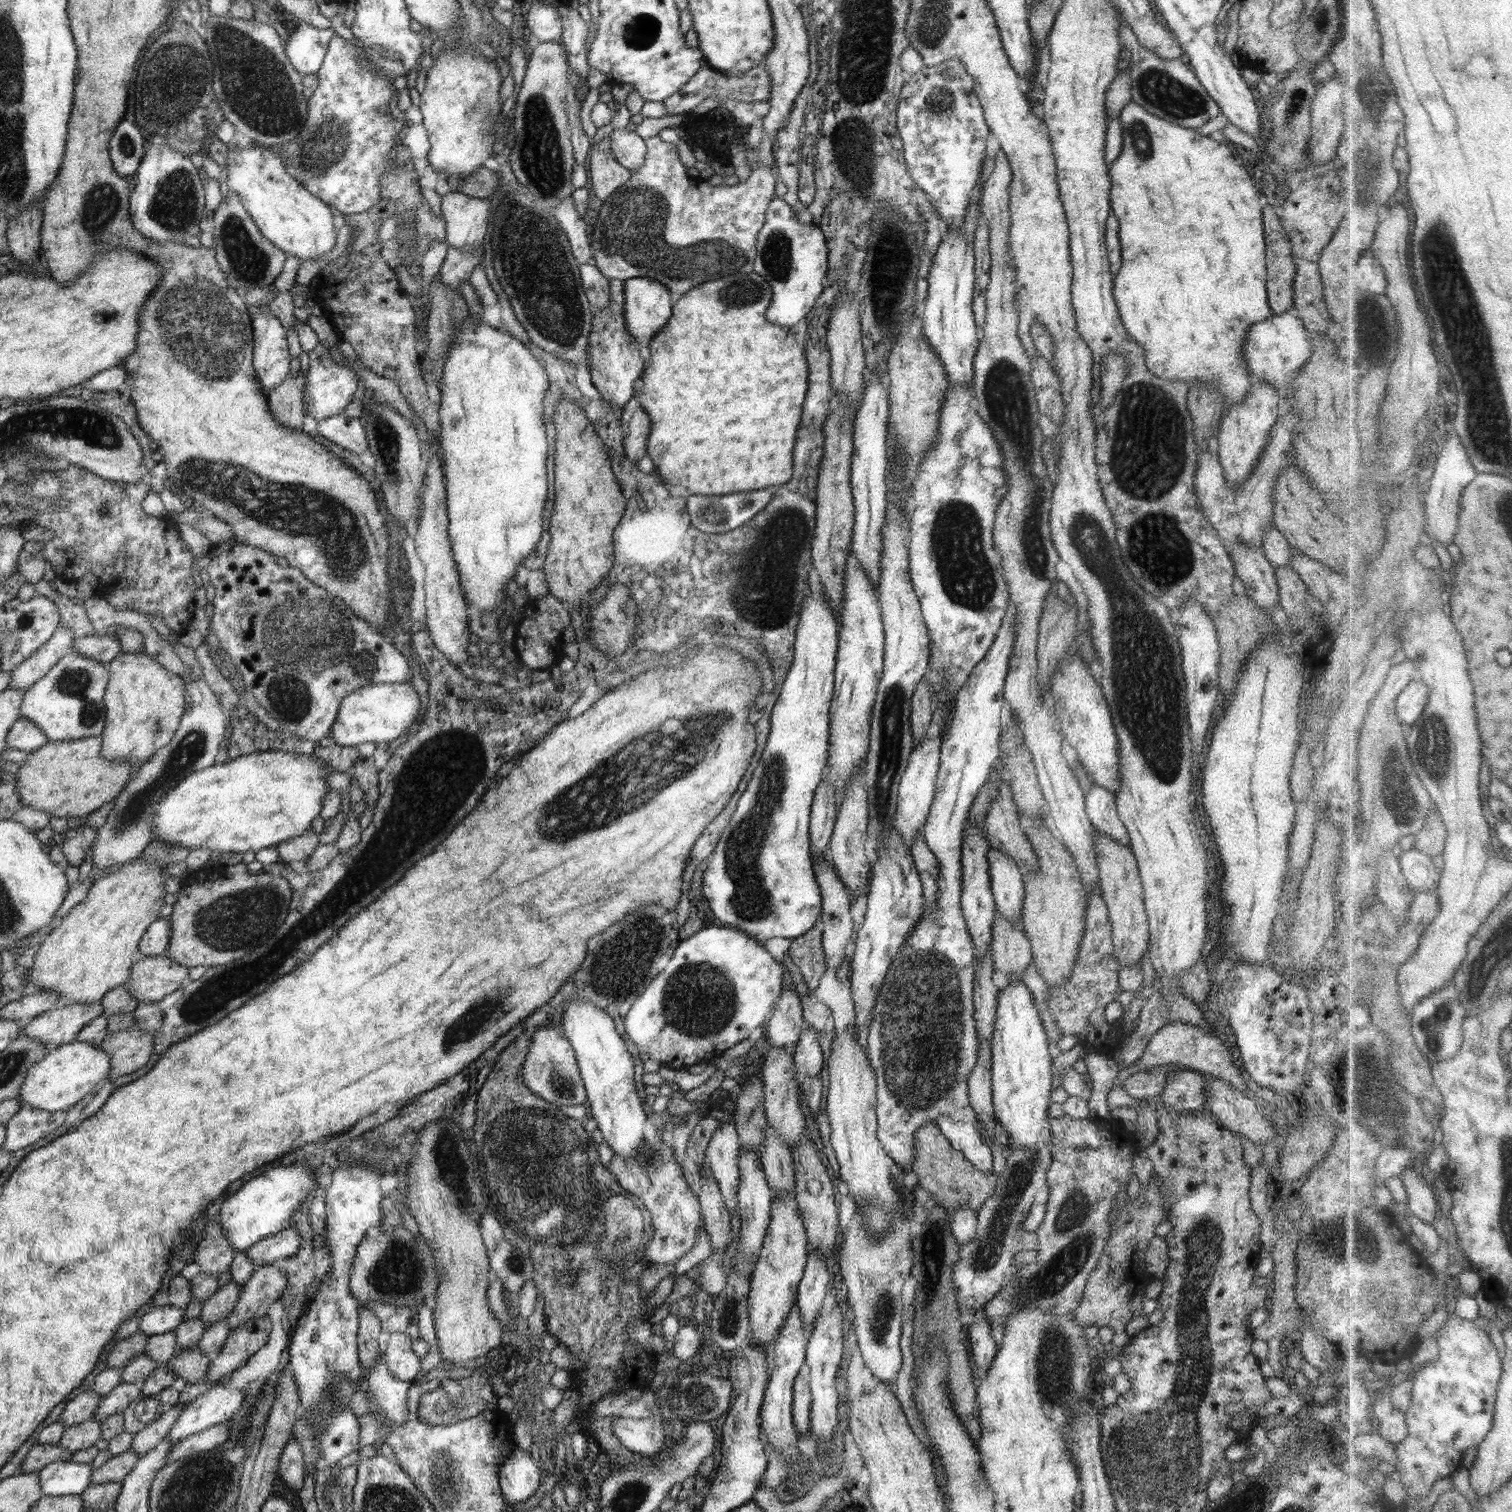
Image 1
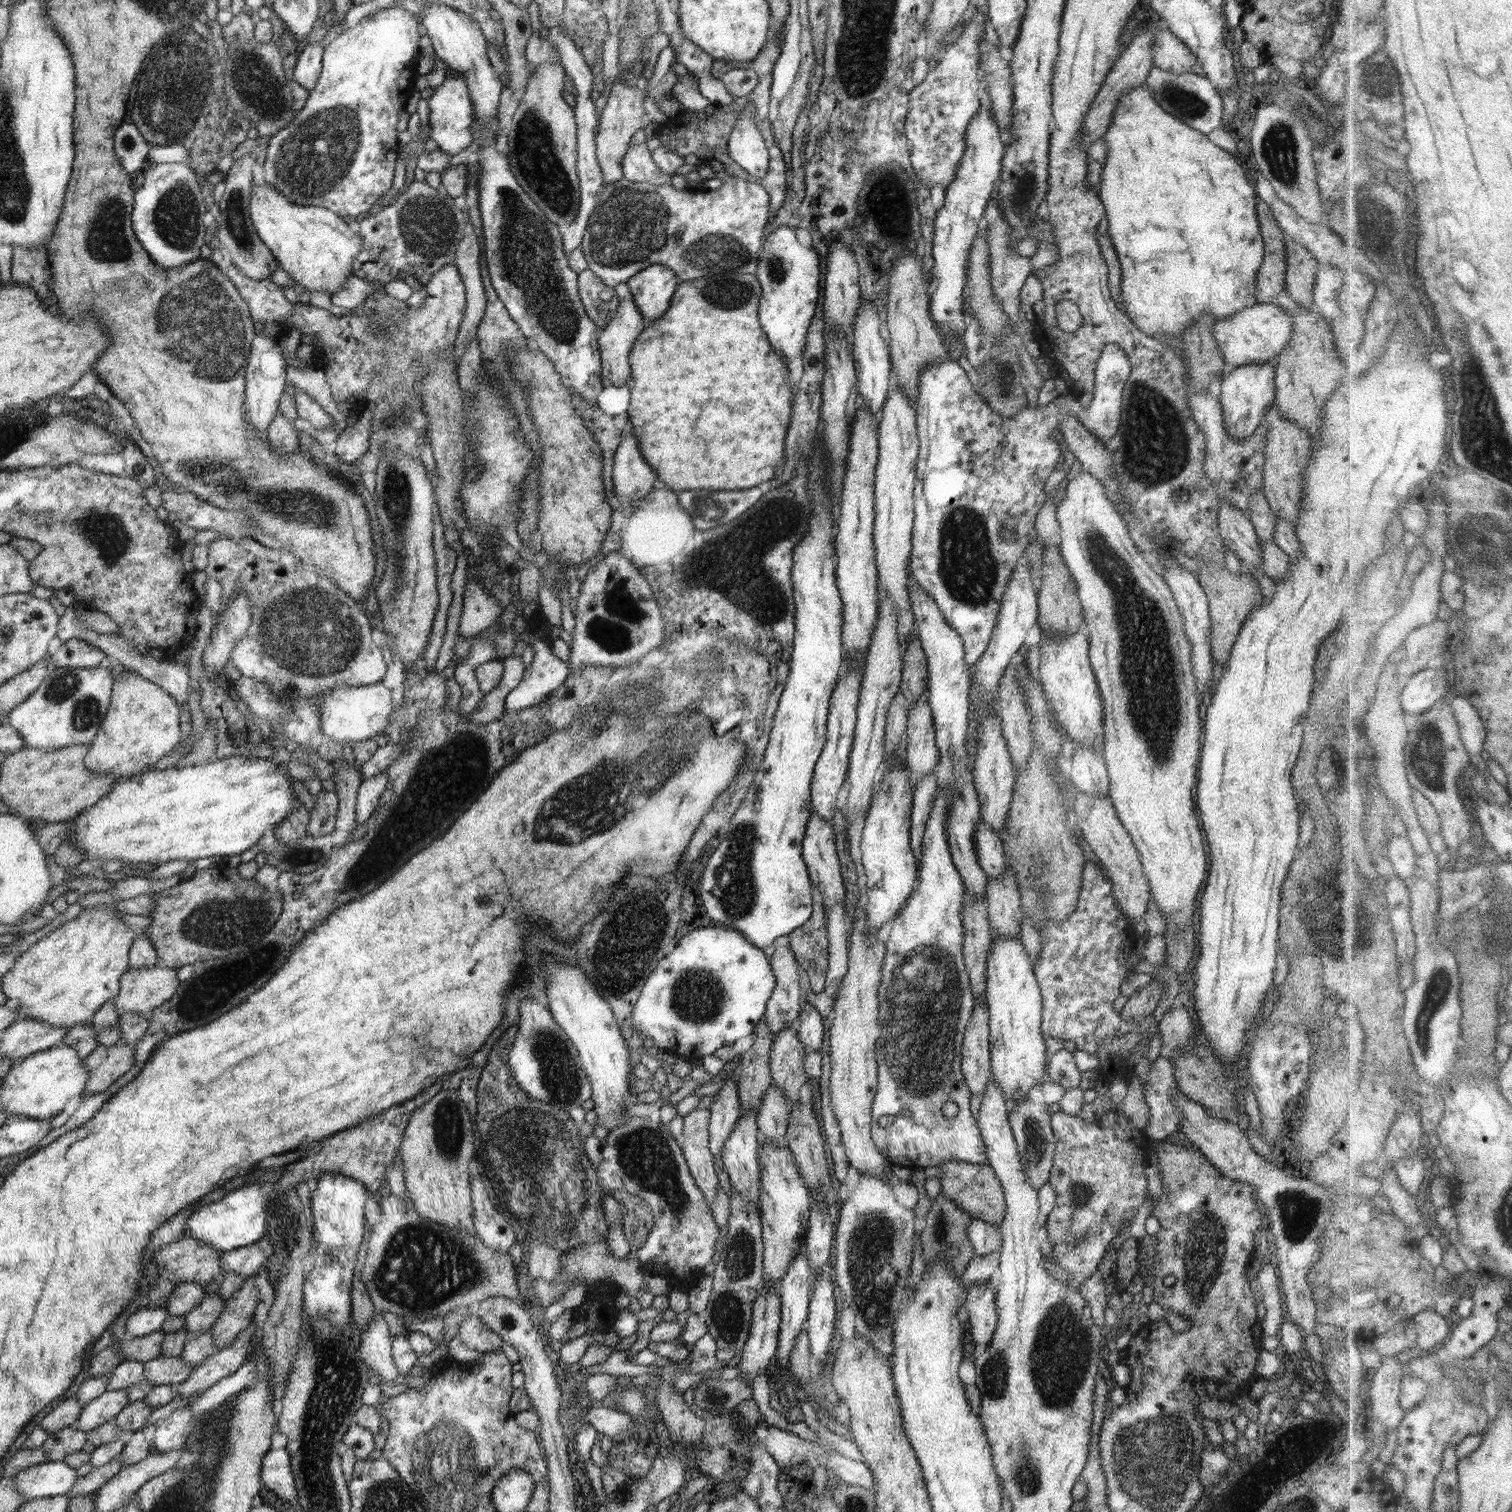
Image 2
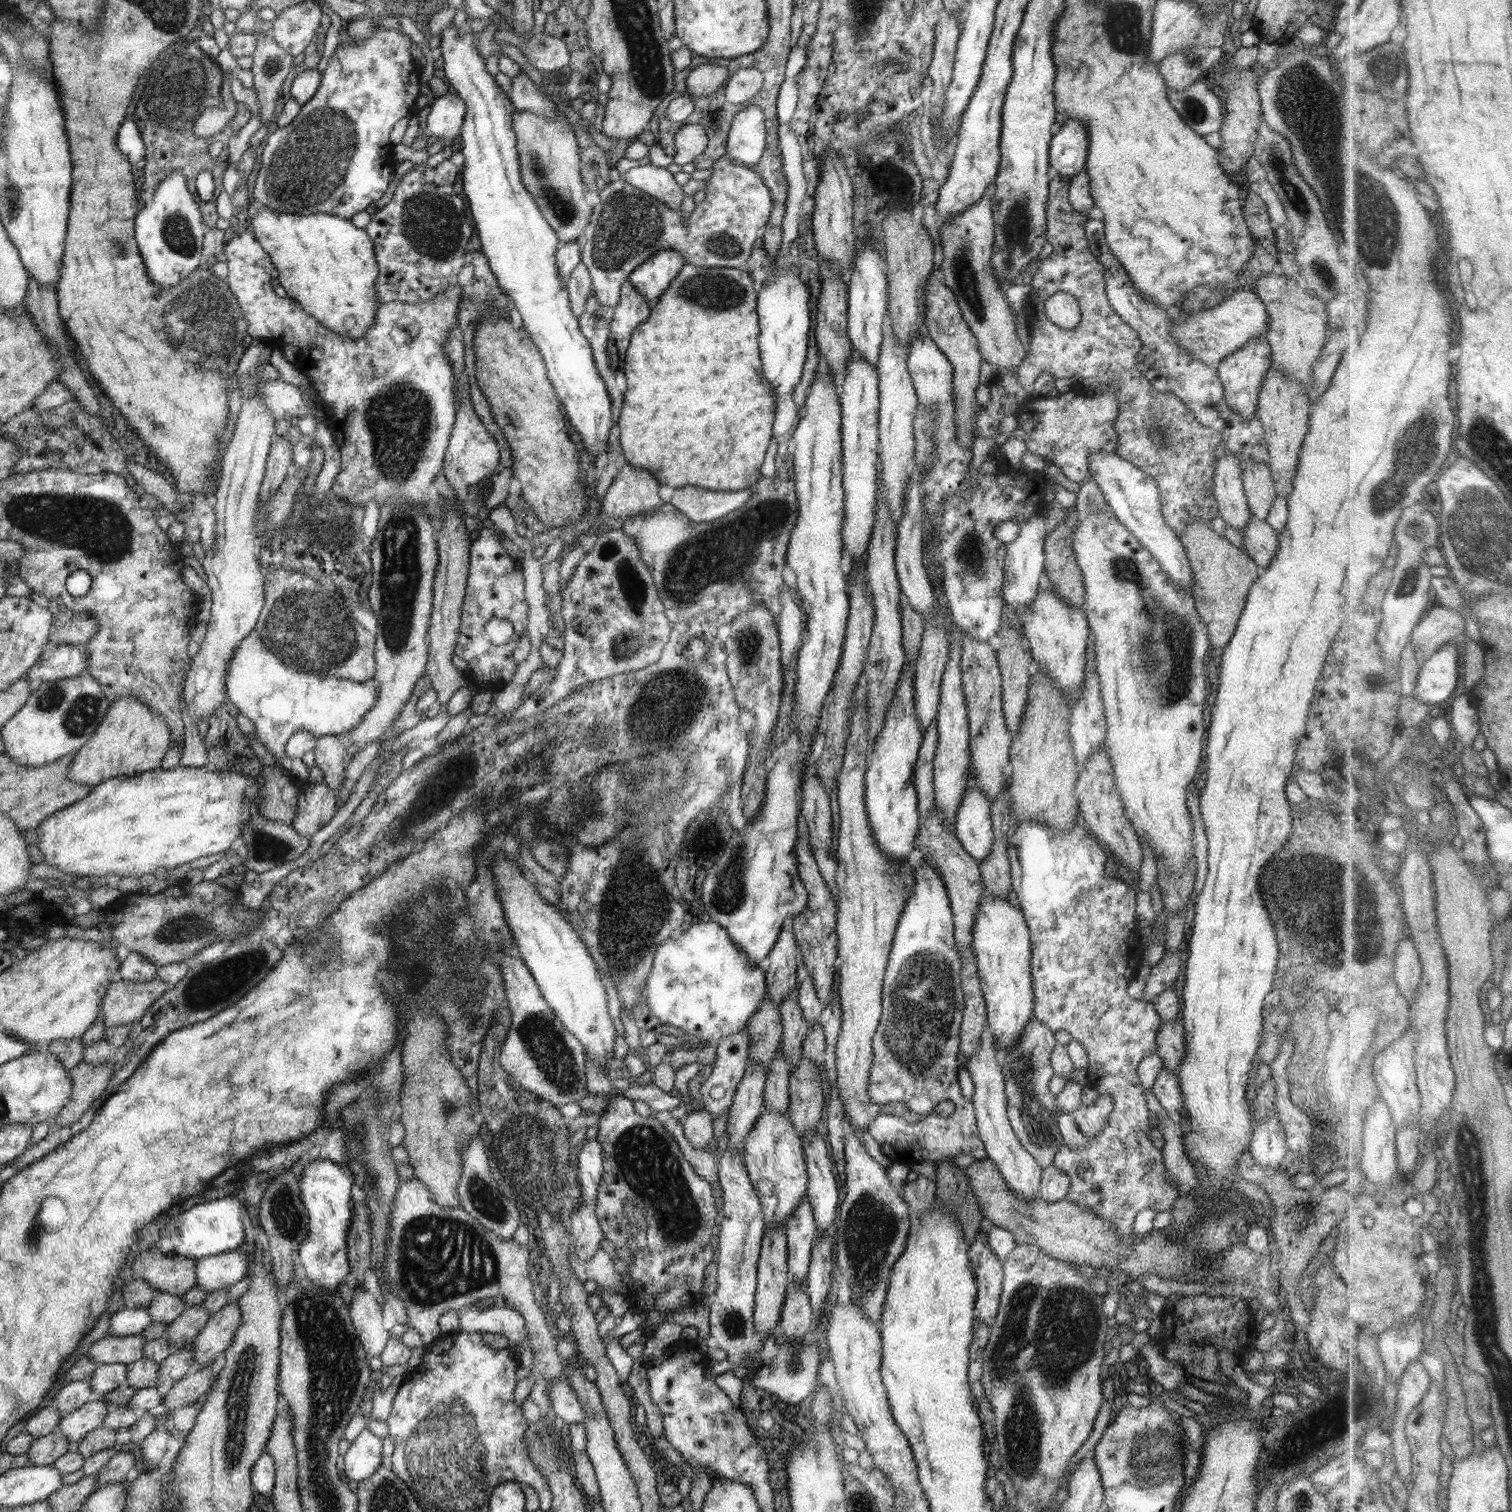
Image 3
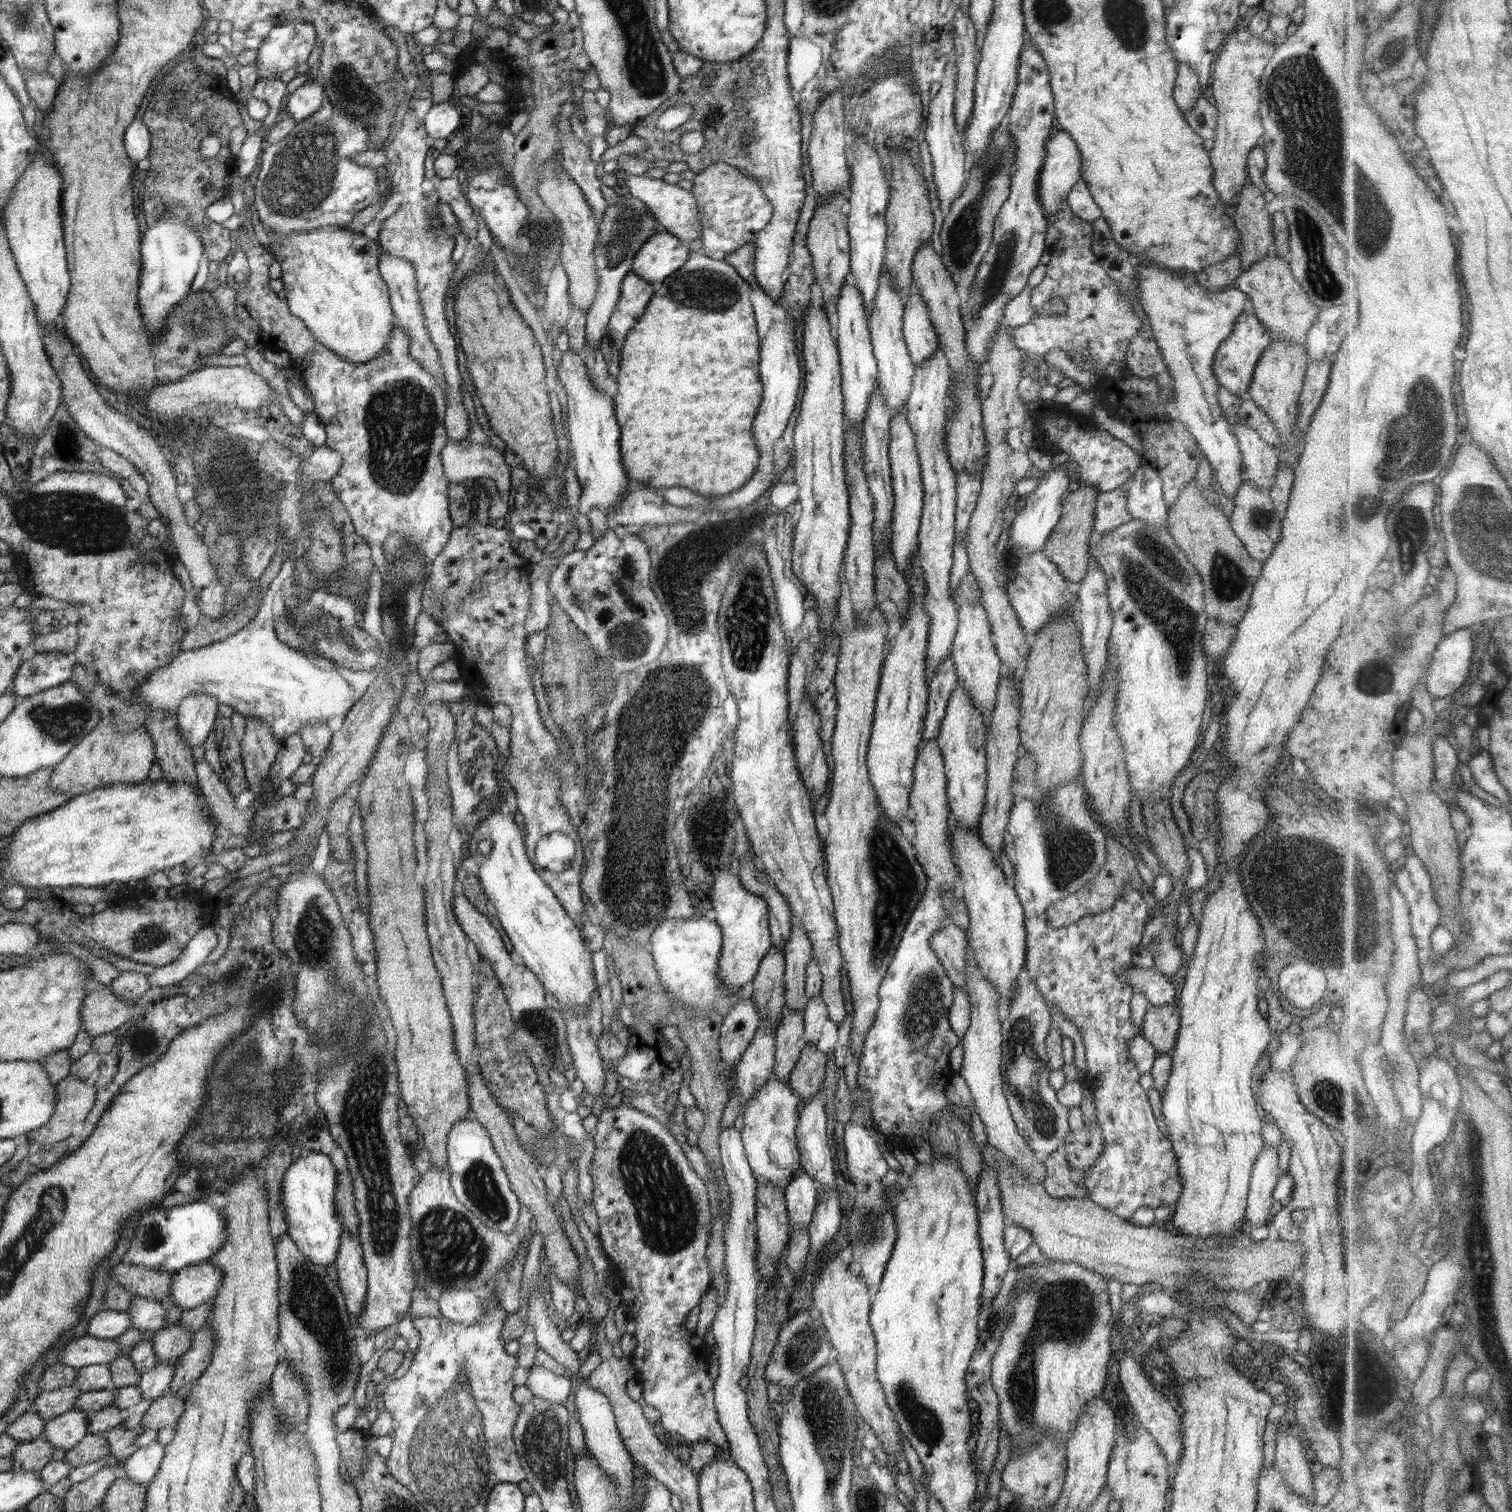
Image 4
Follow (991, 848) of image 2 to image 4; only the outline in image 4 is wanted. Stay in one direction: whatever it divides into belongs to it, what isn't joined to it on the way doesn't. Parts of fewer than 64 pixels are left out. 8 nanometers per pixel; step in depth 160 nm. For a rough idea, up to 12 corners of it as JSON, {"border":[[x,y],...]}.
{"border":[[960,684],[936,738],[956,825],[978,829],[987,726]]}

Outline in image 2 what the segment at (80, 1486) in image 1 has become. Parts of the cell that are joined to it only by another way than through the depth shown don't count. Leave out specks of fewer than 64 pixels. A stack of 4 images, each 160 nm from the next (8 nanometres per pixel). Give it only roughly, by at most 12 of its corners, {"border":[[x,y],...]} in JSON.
{"border":[[63,1461],[14,1476],[26,1500],[68,1494],[77,1470]]}

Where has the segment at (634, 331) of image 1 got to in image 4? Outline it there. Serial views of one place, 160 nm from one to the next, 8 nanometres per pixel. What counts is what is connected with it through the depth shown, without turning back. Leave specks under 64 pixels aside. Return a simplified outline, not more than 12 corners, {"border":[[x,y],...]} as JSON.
{"border":[[662,229],[630,270],[657,287],[686,264],[688,244]]}

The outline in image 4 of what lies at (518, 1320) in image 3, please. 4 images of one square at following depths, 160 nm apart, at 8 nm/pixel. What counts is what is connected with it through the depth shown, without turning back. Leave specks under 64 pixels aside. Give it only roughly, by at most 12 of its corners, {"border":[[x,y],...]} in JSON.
{"border":[[446,1289],[437,1302],[444,1317],[466,1326],[485,1313],[470,1289]]}

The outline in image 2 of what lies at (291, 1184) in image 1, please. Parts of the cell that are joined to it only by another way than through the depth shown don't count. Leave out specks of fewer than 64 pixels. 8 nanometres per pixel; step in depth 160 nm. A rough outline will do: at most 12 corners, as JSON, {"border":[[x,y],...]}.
{"border":[[258,1184],[190,1213],[186,1236],[222,1251],[264,1236]]}

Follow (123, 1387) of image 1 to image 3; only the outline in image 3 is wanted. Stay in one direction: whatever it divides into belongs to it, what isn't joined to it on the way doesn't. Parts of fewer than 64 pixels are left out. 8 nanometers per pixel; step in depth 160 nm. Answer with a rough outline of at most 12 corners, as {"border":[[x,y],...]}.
{"border":[[104,1398],[62,1417],[56,1432],[80,1443],[102,1427],[112,1408]]}

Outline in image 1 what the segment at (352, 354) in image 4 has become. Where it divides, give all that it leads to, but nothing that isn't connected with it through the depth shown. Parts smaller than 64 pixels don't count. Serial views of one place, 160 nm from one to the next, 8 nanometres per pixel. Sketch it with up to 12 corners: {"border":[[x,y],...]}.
{"border":[[258,145],[228,148],[226,184],[299,262],[336,244],[329,203]]}

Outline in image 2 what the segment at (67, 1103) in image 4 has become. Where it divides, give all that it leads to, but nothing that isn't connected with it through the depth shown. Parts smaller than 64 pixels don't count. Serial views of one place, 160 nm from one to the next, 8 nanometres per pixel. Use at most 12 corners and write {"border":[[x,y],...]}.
{"border":[[99,1045],[82,1096],[104,1092],[137,1061],[136,1049]]}

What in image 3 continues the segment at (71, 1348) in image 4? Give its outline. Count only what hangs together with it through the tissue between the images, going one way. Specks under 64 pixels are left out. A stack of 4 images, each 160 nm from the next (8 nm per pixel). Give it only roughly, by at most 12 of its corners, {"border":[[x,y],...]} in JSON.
{"border":[[108,1336],[84,1356],[95,1364],[130,1364],[143,1357],[145,1338]]}

